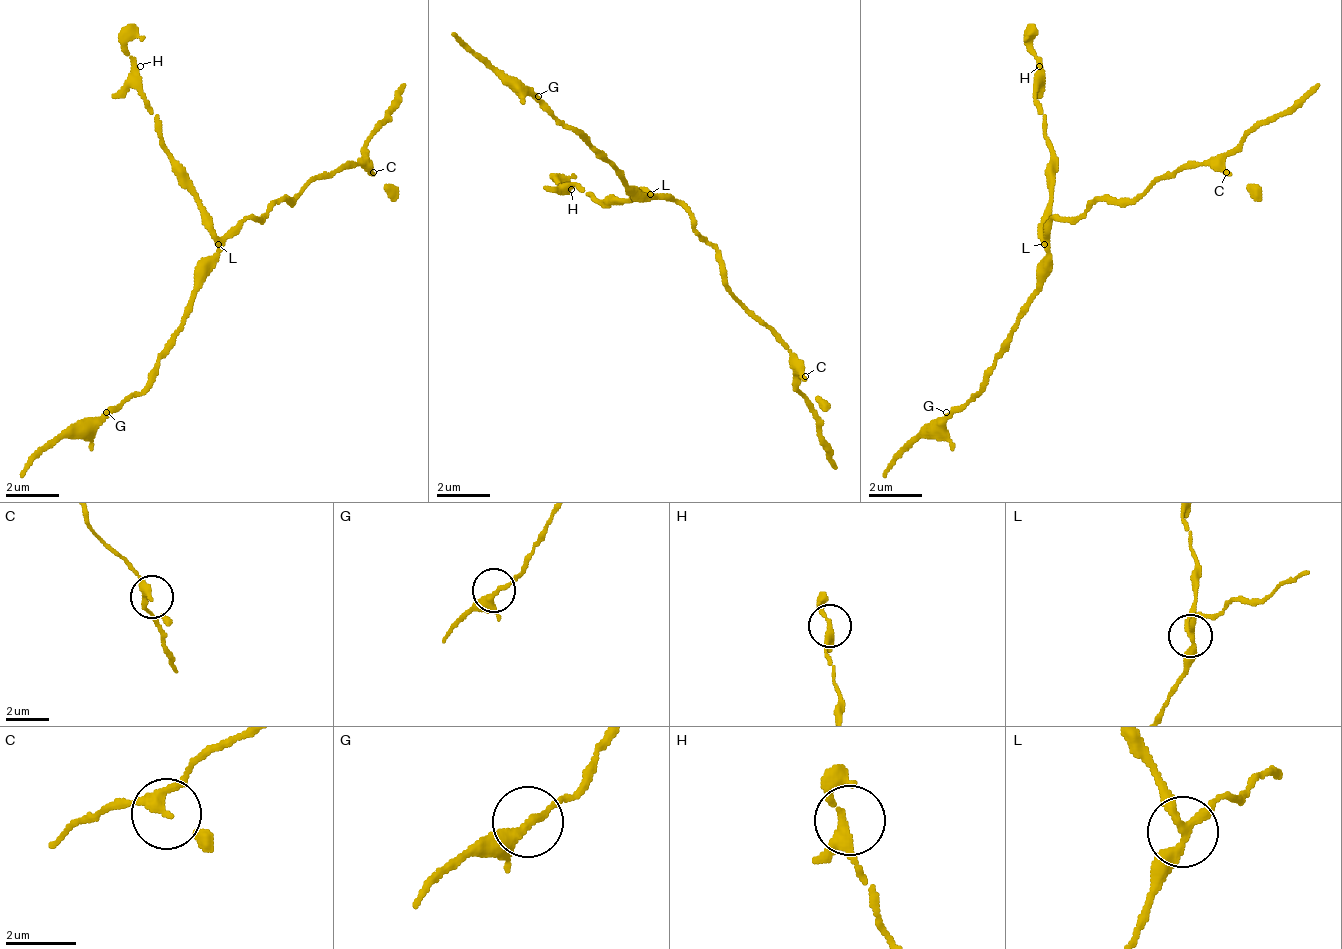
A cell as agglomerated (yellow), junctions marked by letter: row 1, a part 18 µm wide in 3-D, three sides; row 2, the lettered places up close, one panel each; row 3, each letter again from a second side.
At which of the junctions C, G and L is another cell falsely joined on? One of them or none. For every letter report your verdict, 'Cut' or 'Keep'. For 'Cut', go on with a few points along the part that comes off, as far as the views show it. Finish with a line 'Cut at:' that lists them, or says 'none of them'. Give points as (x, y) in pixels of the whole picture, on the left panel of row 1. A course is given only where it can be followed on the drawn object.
C: Keep
G: Keep
L: Cut. Course of the part to remove: (220, 246), (186, 166), (140, 92), (126, 52), (140, 26)
Cut at: L

